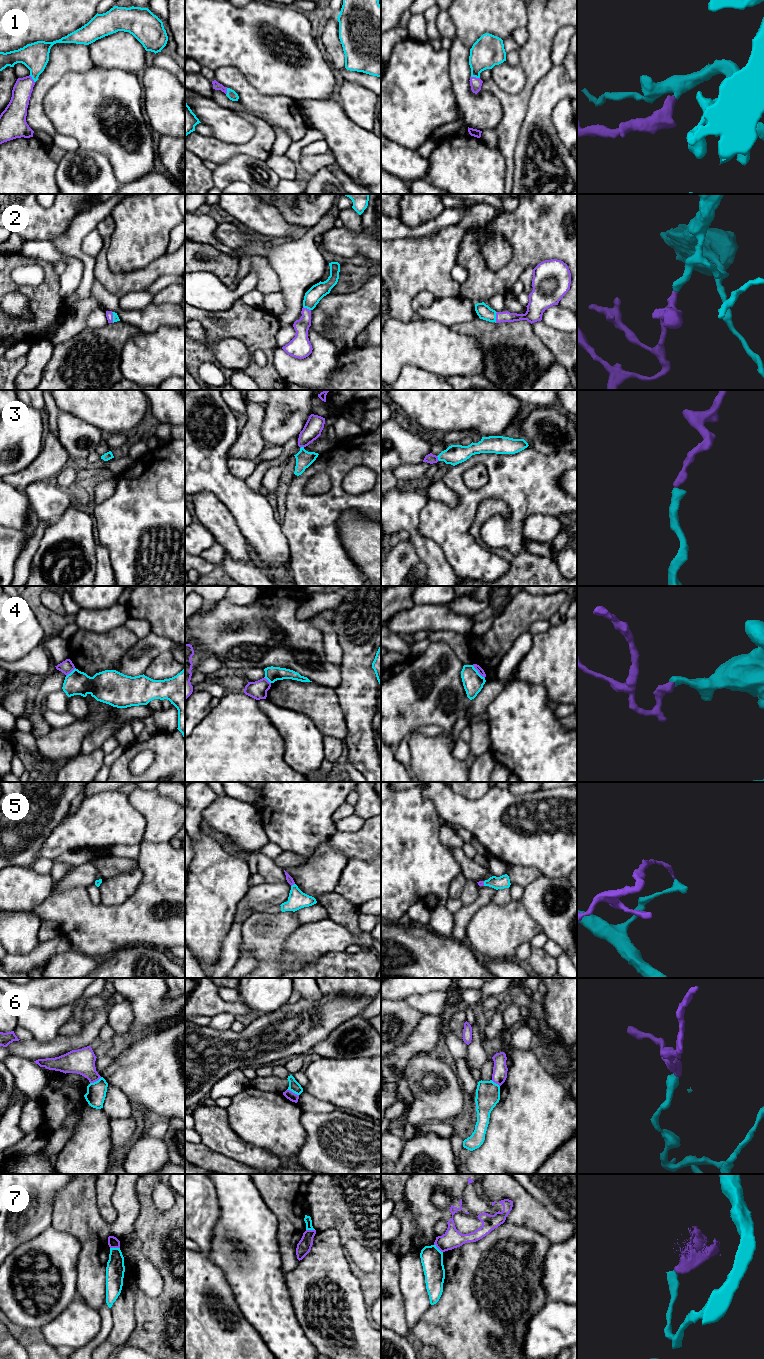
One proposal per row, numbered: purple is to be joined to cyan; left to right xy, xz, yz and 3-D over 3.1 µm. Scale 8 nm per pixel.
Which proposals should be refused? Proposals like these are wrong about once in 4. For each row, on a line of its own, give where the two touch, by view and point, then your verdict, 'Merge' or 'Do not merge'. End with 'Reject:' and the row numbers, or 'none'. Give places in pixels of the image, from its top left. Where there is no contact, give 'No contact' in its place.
1: Touches cyan at yz (475, 76). Merge
2: Touches cyan at yz (495, 317). Merge
3: Touches cyan at yz (438, 458). Merge
4: Touches cyan at yz (477, 672). Do not merge
5: Touches cyan at xz (292, 885). Merge
6: Touches cyan at xz (293, 1092). Do not merge
7: Touches cyan at xy (115, 1248). Do not merge
Reject: 4, 6, 7

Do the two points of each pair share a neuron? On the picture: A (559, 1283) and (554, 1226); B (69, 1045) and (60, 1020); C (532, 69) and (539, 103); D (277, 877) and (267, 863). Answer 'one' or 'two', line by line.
A: two
B: two
C: two
D: one

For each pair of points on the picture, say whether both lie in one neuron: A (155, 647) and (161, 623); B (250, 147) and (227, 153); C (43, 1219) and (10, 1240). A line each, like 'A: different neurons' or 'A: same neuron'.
A: different neurons
B: same neuron
C: same neuron

